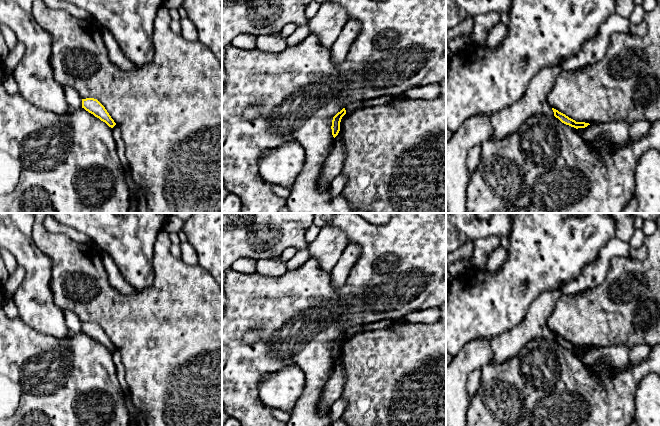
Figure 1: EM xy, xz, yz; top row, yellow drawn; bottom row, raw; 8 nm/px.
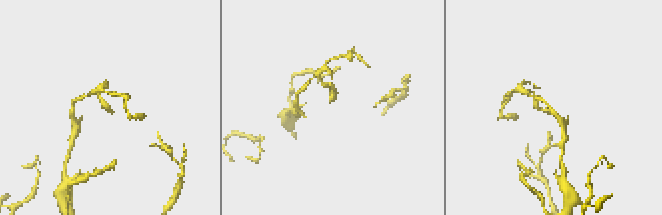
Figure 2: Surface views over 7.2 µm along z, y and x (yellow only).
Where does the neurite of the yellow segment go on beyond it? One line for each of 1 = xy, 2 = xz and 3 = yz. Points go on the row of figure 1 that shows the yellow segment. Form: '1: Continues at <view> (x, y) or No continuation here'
1: No continuation here
2: No continuation here
3: No continuation here

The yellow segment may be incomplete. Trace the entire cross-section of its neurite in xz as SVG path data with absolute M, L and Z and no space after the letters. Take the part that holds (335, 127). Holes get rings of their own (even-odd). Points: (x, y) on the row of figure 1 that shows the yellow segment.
M343 108L340 112L338 112L333 117L331 129L332 129L332 135L334 138L338 135L338 133L340 131L340 122L341 122L342 117L345 114L346 114L346 110L345 110L345 108Z

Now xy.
M82 99L82 108L99 118L101 121L105 122L109 127L113 128L116 125L105 107L97 99Z

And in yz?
M552 108L553 112L554 112L554 116L556 118L558 118L562 123L569 125L571 127L574 127L576 129L578 128L585 128L588 125L590 125L589 123L585 123L585 122L576 122L575 120L569 118L568 116L566 116L565 114L559 112L558 110Z

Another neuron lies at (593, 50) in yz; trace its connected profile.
M614 13L599 28L593 38L584 42L579 51L565 59L560 72L575 72L600 61L609 45L613 33L629 33L631 22L628 18Z

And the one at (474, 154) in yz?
M482 145L473 146L467 154L466 166L467 166L469 176L471 176L475 172L478 166L479 159L481 157L481 148Z

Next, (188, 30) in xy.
M184 18L180 20L181 24L181 36L187 41L197 41L198 33L195 25L189 18Z

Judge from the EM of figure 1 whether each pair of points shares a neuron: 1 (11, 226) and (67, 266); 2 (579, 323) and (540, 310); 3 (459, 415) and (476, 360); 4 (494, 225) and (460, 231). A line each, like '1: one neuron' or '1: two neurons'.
1: two neurons
2: two neurons
3: one neuron
4: one neuron

